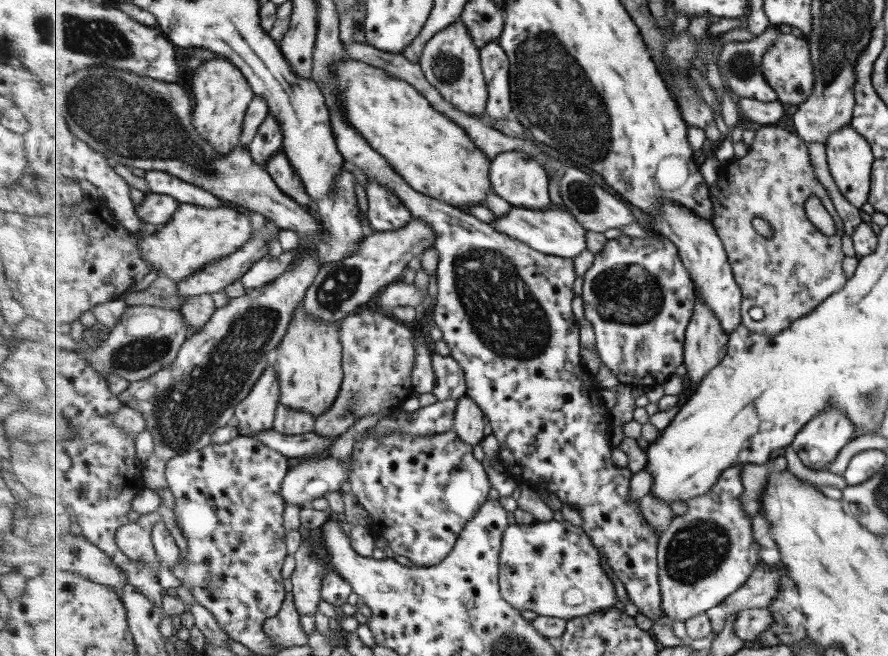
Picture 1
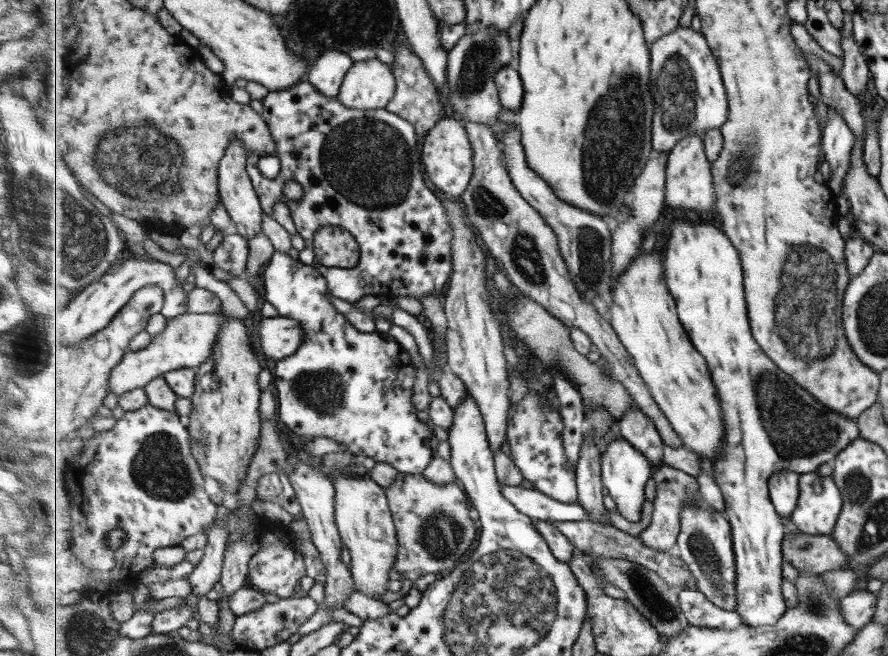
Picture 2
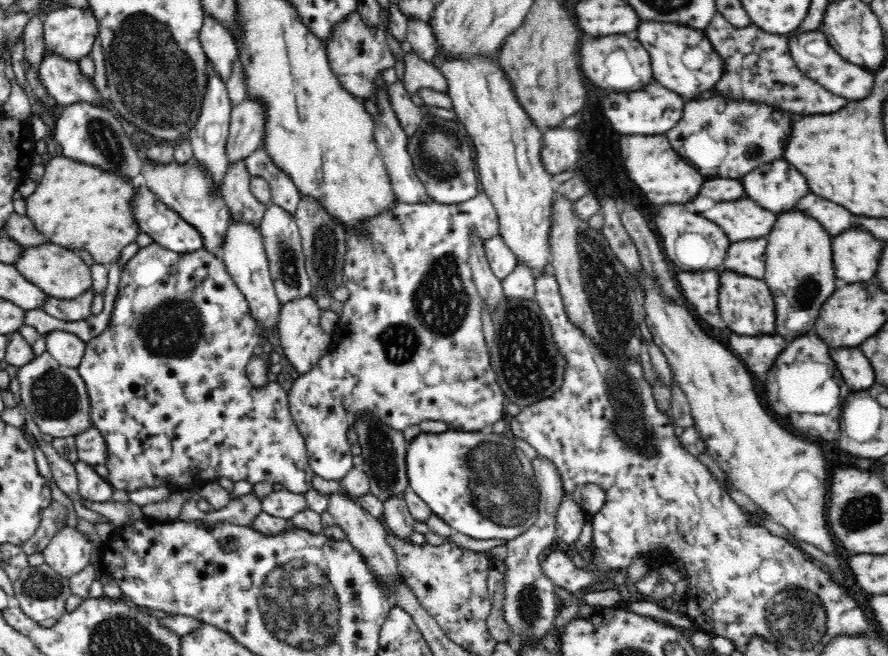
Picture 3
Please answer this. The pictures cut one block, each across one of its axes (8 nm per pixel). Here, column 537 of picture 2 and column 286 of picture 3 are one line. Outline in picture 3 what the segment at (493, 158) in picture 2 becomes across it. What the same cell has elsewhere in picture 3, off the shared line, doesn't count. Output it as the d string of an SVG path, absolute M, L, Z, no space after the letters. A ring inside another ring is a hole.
M273 202L267 203L264 216L260 218L258 227L264 238L264 247L273 286L281 305L290 303L292 300L299 298L299 296L312 294L314 287L305 270L302 236L300 235L294 214L288 212L286 208L279 204L274 204Z

